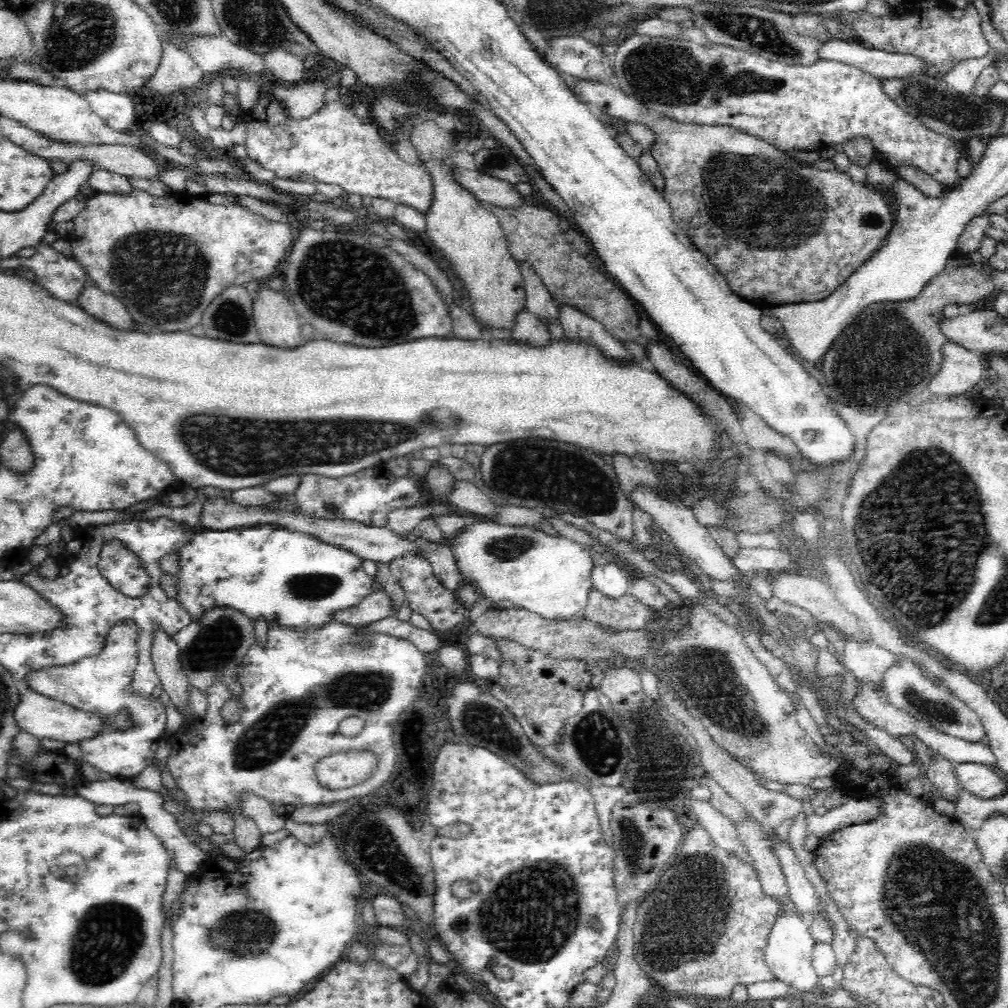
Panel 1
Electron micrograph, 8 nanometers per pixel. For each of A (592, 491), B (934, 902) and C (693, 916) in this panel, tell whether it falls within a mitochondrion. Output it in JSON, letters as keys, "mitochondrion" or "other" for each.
{"A":"mitochondrion","B":"mitochondrion","C":"mitochondrion"}

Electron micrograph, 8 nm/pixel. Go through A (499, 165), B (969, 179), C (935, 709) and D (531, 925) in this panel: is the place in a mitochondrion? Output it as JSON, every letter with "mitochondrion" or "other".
{"A":"mitochondrion","B":"other","C":"mitochondrion","D":"mitochondrion"}

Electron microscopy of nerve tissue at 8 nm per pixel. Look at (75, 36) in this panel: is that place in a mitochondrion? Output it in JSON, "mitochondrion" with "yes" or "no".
{"mitochondrion":"yes"}

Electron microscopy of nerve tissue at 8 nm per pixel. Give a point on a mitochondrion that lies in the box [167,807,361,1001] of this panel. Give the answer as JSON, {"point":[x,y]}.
{"point":[252,932]}

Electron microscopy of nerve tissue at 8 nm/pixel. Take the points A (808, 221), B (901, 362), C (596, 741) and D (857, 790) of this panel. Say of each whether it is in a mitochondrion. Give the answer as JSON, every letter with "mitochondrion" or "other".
{"A":"mitochondrion","B":"mitochondrion","C":"mitochondrion","D":"other"}

